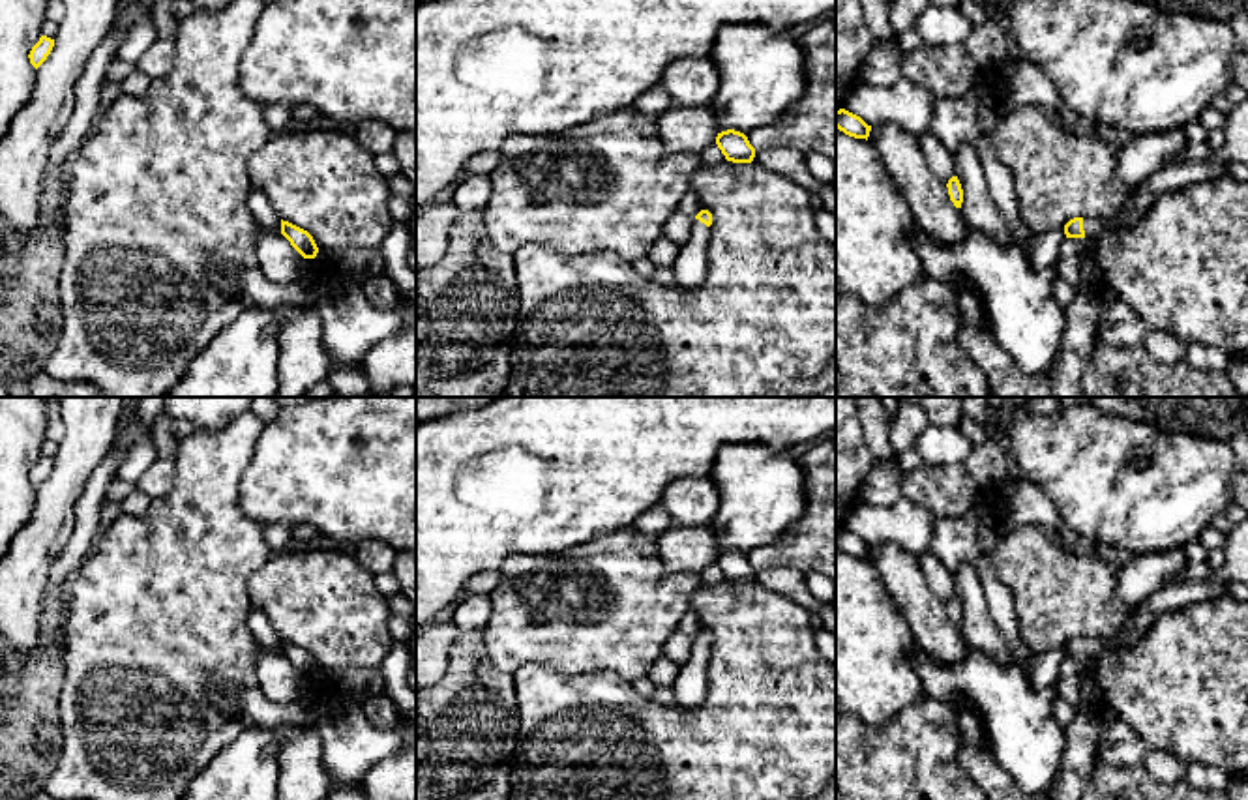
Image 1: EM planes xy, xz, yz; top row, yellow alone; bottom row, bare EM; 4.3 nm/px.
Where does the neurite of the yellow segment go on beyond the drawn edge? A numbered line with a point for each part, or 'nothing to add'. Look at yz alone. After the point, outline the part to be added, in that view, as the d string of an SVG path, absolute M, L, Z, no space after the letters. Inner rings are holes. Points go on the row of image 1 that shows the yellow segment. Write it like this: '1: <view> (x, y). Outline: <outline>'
1: yz (1170, 178). Outline: M1211 157L1164 167L1126 197L1115 219L1083 217L1085 238L1094 240L1102 232L1115 227L1128 229L1149 212L1151 204L1162 193L1177 191L1190 184L1222 178L1226 176L1226 169L1227 163L1218 163Z

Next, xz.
1: xz (690, 268). Outline: M693 219L690 240L678 249L678 257L673 264L678 289L697 289L706 277L706 244L710 227Z

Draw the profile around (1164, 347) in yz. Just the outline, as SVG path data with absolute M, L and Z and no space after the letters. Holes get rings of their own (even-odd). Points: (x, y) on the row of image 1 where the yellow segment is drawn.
M1149 330L1143 347L1160 363L1182 362L1186 352L1186 345L1164 330Z

